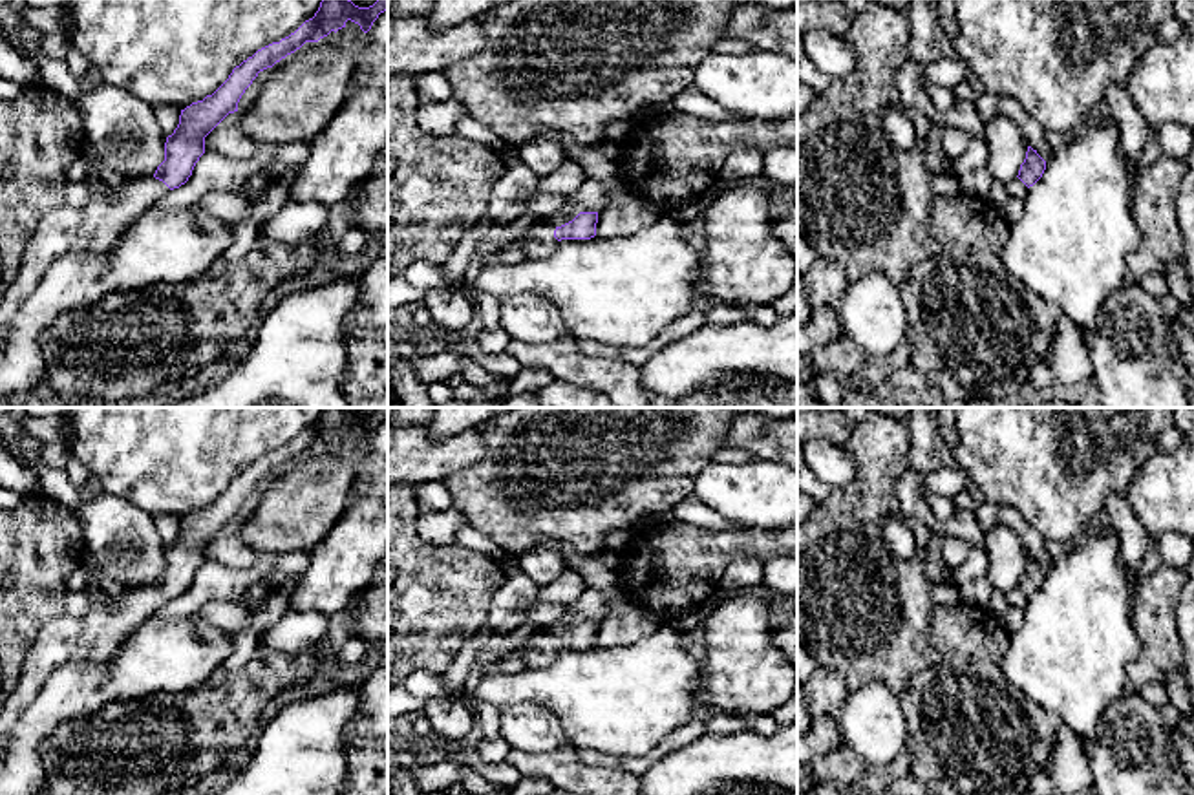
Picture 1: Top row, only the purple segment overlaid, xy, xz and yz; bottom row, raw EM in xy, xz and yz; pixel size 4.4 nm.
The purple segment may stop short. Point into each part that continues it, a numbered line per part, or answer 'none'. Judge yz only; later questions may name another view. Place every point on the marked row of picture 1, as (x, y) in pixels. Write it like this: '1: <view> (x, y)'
1: yz (1015, 187)

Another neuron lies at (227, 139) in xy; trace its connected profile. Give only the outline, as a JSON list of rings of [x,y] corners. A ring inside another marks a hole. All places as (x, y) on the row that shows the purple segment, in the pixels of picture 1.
[[[229,113],[207,137],[205,150],[221,154],[232,161],[247,161],[256,155],[260,144],[238,128],[238,113]]]

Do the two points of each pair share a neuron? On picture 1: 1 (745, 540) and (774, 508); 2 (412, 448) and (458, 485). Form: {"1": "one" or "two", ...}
{"1": "two", "2": "two"}

